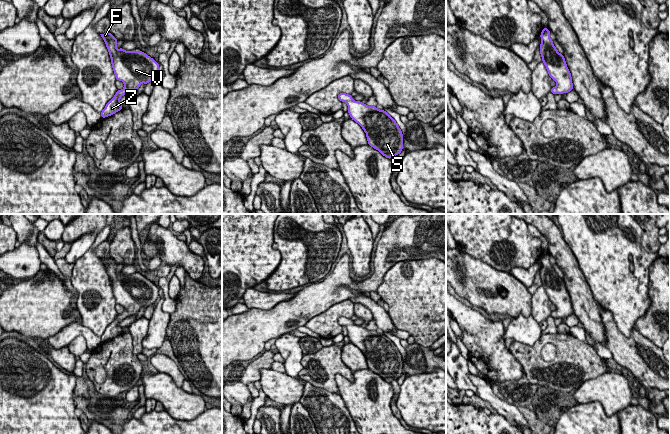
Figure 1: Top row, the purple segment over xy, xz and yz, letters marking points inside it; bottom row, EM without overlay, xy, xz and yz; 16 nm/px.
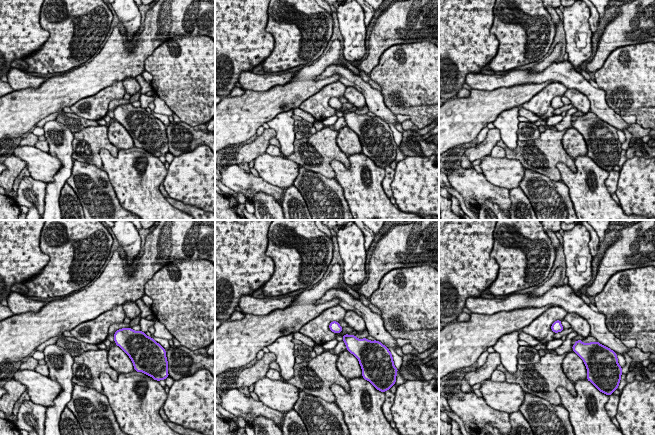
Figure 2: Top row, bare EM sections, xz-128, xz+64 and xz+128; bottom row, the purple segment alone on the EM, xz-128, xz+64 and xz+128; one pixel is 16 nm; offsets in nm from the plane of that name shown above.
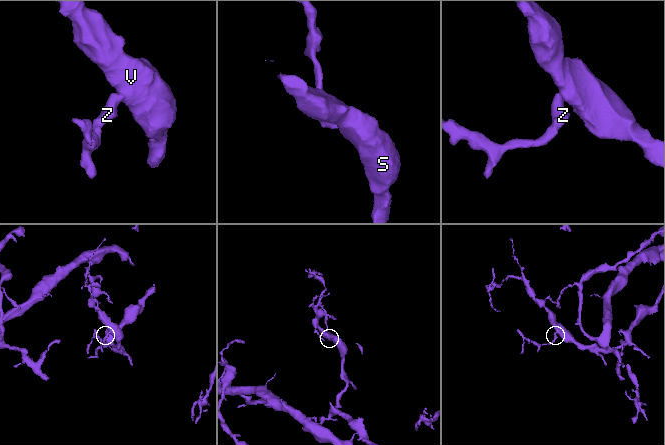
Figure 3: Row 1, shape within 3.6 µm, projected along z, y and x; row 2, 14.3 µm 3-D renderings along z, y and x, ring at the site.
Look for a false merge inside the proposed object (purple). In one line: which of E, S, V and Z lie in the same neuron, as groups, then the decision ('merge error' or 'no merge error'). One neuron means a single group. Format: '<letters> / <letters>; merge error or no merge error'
E S V Z; no merge error

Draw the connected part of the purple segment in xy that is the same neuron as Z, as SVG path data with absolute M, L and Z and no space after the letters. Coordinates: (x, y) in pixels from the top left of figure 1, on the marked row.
M111 33L100 34L108 49L116 80L124 83L124 88L118 90L101 112L105 118L122 110L120 98L126 93L137 91L142 83L146 85L155 79L159 73L159 63L143 51L126 51L117 49L117 39Z

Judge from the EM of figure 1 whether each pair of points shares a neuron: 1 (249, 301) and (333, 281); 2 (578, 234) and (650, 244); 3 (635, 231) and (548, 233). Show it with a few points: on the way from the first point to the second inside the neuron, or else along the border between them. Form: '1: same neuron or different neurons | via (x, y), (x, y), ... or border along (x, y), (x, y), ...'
1: different neurons | border along (295, 294), (267, 310)
2: different neurons | border along (638, 224), (641, 245), (656, 254)
3: different neurons | border along (562, 237), (576, 257)

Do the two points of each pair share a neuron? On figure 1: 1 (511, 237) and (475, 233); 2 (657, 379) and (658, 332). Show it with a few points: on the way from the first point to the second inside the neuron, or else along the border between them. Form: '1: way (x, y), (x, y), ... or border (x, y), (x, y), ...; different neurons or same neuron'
1: way (502, 237), (495, 237), (490, 233), (484, 233); same neuron
2: border (640, 332), (659, 348); different neurons

